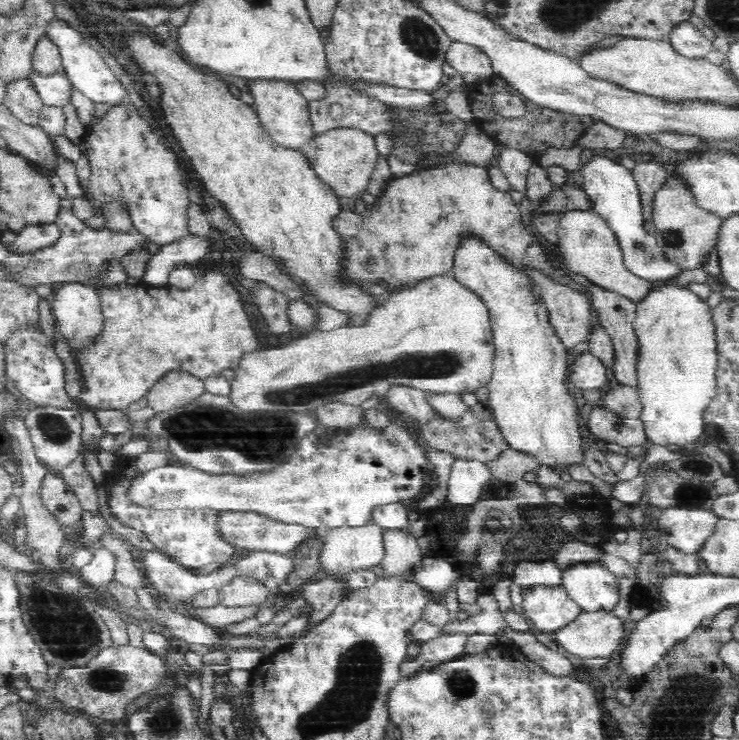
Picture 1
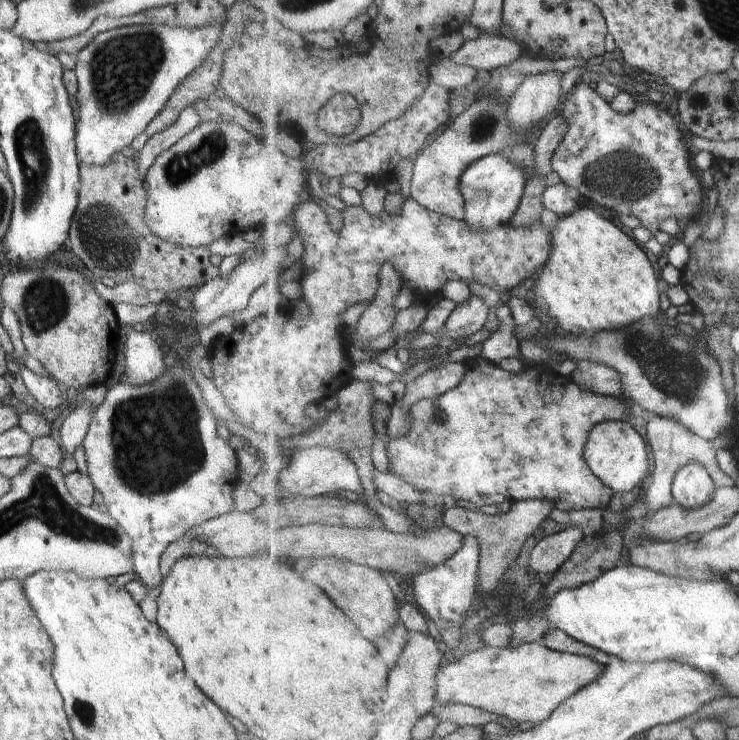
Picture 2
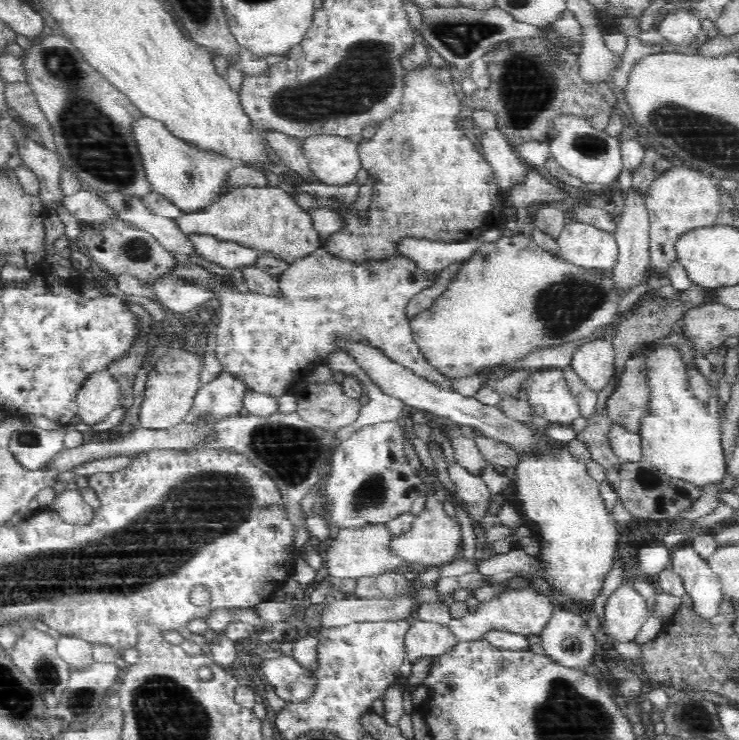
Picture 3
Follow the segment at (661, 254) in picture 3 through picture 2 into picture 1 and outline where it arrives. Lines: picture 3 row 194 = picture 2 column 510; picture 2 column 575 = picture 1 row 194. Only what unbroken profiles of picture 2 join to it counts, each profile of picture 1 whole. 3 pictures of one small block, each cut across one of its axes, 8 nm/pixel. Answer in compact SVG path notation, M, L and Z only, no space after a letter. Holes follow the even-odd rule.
M676 172L667 175L654 195L653 225L657 246L664 252L668 260L678 263L687 269L700 268L708 254L715 247L722 216L714 211L706 210L696 199L690 183L684 175Z

